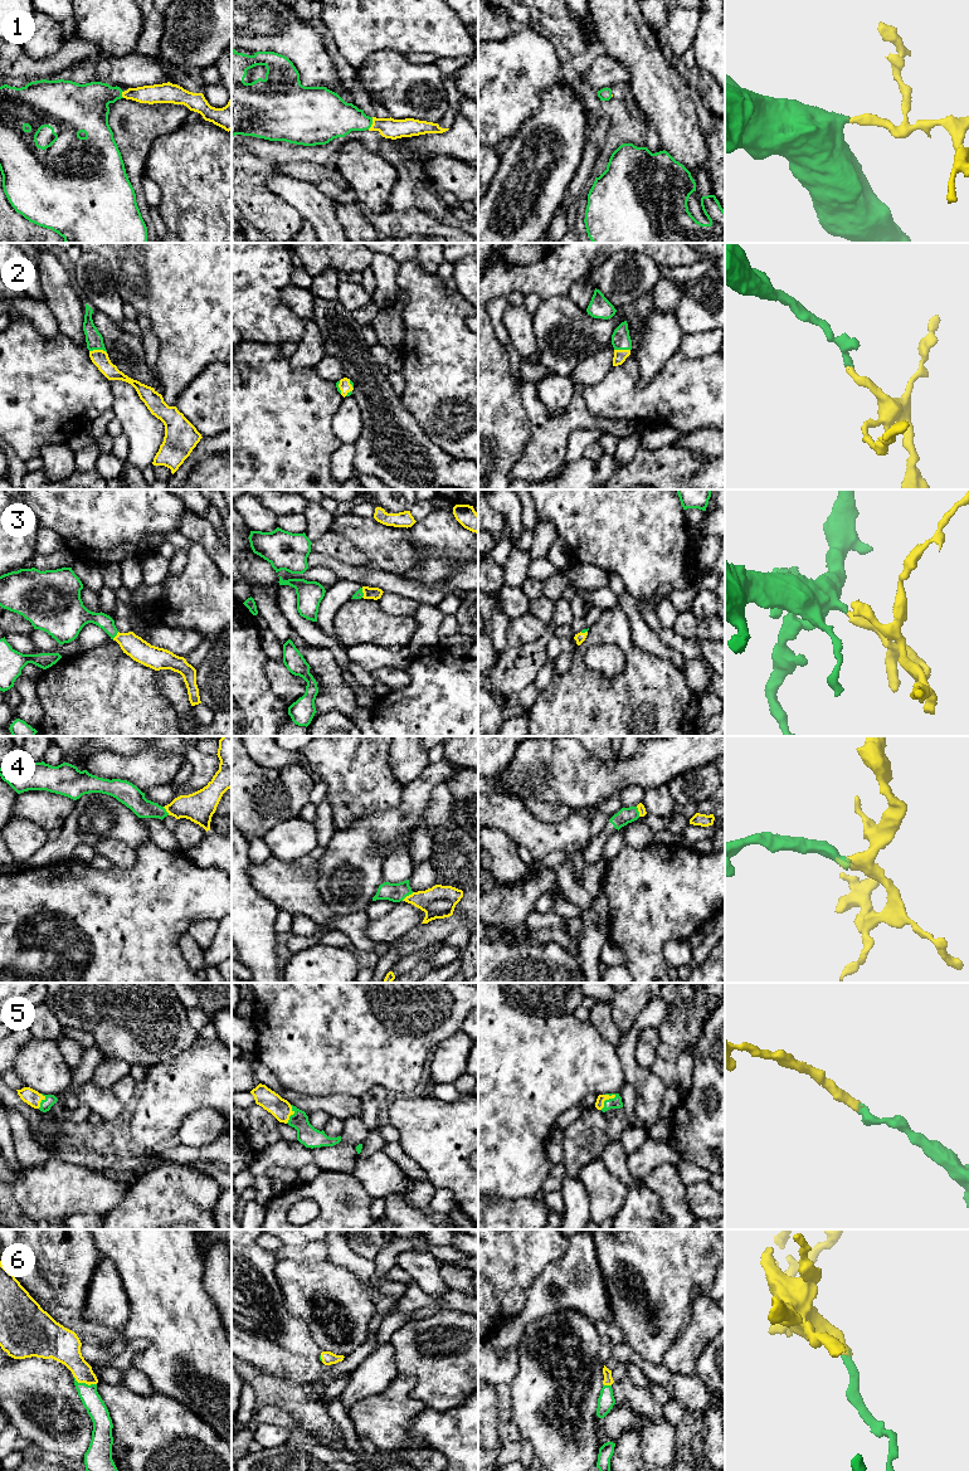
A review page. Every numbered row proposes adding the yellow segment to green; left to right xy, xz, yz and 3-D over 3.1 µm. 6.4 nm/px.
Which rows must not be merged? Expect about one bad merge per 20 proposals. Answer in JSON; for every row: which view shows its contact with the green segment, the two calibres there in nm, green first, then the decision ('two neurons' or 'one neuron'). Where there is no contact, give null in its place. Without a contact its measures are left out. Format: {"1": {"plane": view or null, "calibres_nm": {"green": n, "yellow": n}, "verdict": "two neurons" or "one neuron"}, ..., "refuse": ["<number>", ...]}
{"1": {"plane": "xz", "calibres_nm": {"green": 240, "yellow": 130}, "verdict": "one neuron"}, "2": {"plane": "xy", "calibres_nm": {"green": 110, "yellow": 110}, "verdict": "one neuron"}, "3": {"plane": "xy", "calibres_nm": {"green": 120, "yellow": 140}, "verdict": "one neuron"}, "4": {"plane": "xz", "calibres_nm": {"green": 120, "yellow": 200}, "verdict": "one neuron"}, "5": {"plane": "yz", "calibres_nm": {"green": 70, "yellow": 60}, "verdict": "one neuron"}, "6": {"plane": "xy", "calibres_nm": {"green": 120, "yellow": 190}, "verdict": "one neuron"}, "refuse": []}

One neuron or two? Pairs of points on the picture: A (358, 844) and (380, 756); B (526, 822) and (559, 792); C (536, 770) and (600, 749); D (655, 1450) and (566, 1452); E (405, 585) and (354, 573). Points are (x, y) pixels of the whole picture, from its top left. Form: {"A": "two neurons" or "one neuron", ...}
{"A": "two neurons", "B": "two neurons", "C": "two neurons", "D": "two neurons", "E": "one neuron"}

